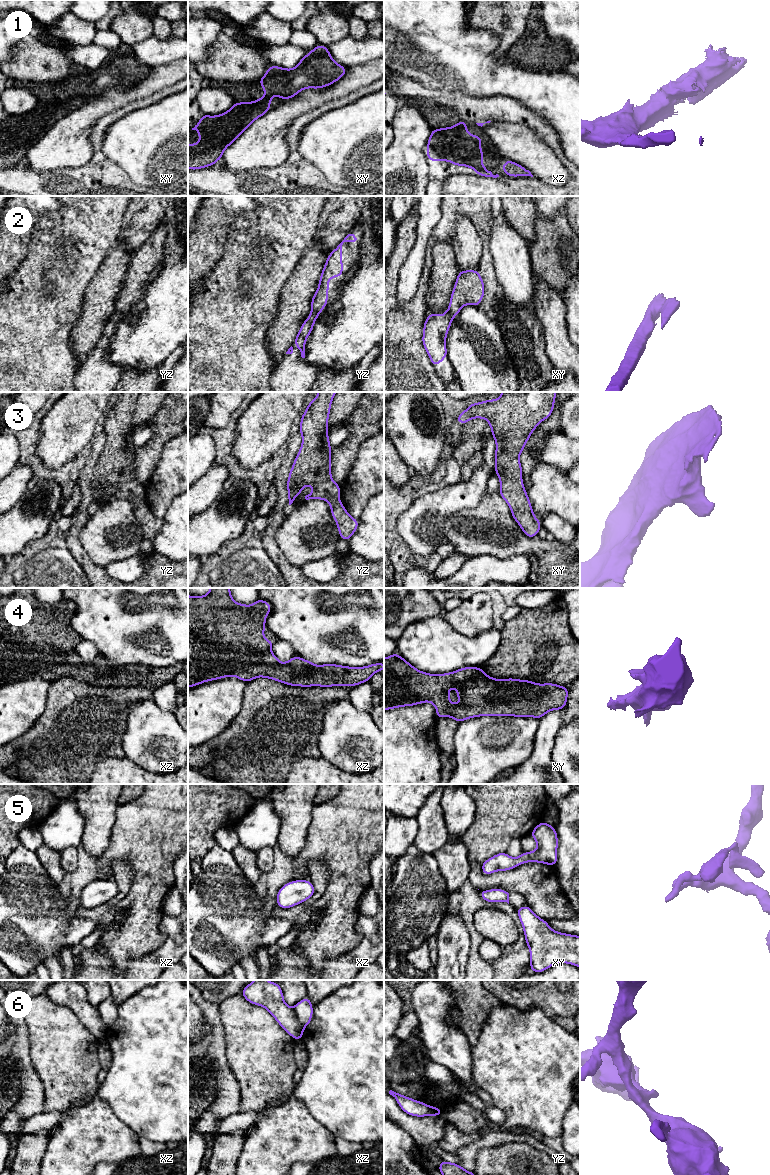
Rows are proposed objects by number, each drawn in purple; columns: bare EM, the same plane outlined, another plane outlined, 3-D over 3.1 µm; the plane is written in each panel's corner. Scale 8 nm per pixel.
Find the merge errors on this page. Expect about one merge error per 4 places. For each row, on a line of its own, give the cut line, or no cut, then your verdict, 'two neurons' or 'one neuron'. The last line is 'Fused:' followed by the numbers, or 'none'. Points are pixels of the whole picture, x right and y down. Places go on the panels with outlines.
1: no cut; one neuron
2: cut in yz along (321, 310), (310, 314); two neurons
3: no cut; one neuron
4: no cut; one neuron
5: no cut; one neuron
6: cut in xz along (292, 1009), (296, 1019), (304, 1027); two neurons
Fused: 2, 6

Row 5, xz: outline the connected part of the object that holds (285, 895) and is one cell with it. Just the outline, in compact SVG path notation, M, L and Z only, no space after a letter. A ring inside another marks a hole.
M294 880L283 885L277 892L277 906L283 909L302 904L315 893L310 880Z

